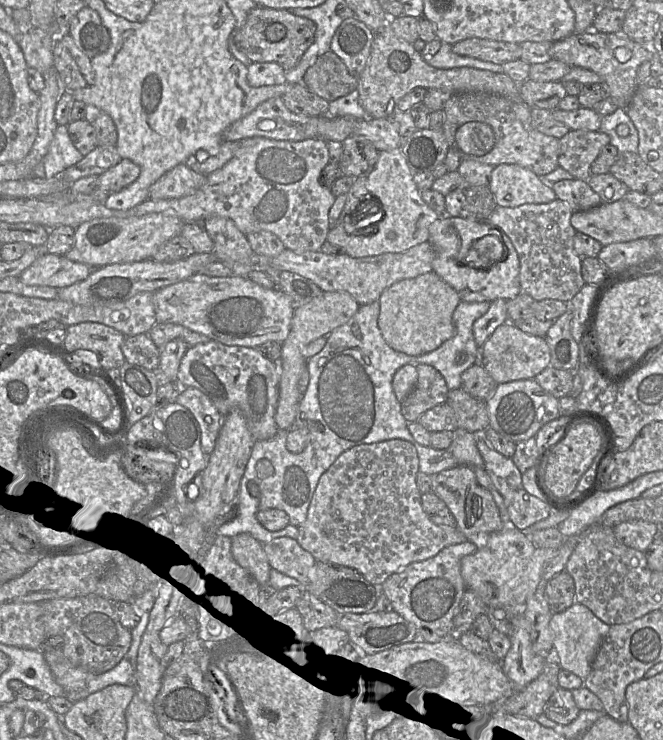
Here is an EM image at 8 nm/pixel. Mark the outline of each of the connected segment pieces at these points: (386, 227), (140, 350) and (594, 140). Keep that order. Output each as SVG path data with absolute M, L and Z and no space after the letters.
M401 148L380 151L374 169L367 176L366 187L369 195L380 204L384 212L383 218L375 226L375 231L370 234L361 234L357 230L348 233L343 226L336 222L330 228L326 241L353 258L400 253L429 241L429 227L441 216L424 202L413 177L414 174L412 174Z
M148 333L127 336L122 351L126 362L158 372L160 349Z
M570 130L559 140L558 165L573 178L588 181L592 175L590 170L592 163L609 143L609 136L601 131Z

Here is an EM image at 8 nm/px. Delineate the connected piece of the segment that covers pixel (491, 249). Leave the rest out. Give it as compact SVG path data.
M487 235L473 242L465 264L476 269L489 268L503 262L507 255L505 244L498 237Z

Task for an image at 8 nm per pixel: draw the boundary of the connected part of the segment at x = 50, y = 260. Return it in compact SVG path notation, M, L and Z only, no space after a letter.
M43 253L19 275L19 279L28 286L65 288L85 280L94 269L97 268L71 261L65 255Z

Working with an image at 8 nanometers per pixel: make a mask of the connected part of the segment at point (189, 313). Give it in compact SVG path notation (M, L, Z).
M201 273L156 291L153 304L157 323L179 324L227 346L257 349L268 341L283 343L287 339L296 308L291 297L280 288L263 288L249 277L211 277Z

